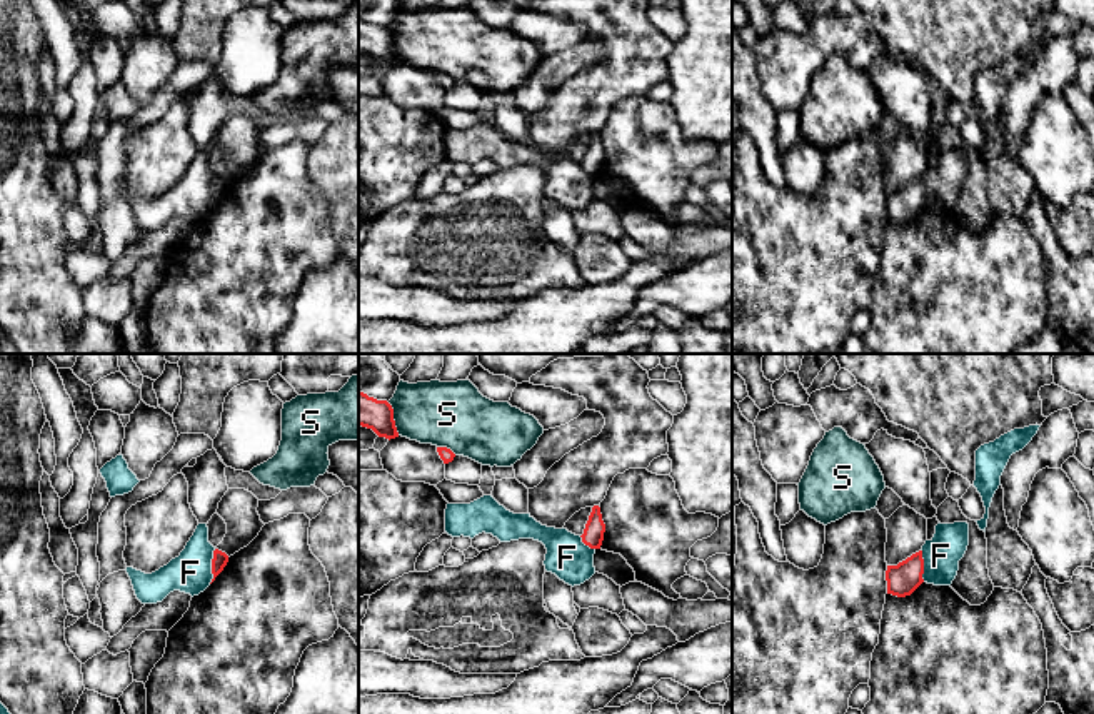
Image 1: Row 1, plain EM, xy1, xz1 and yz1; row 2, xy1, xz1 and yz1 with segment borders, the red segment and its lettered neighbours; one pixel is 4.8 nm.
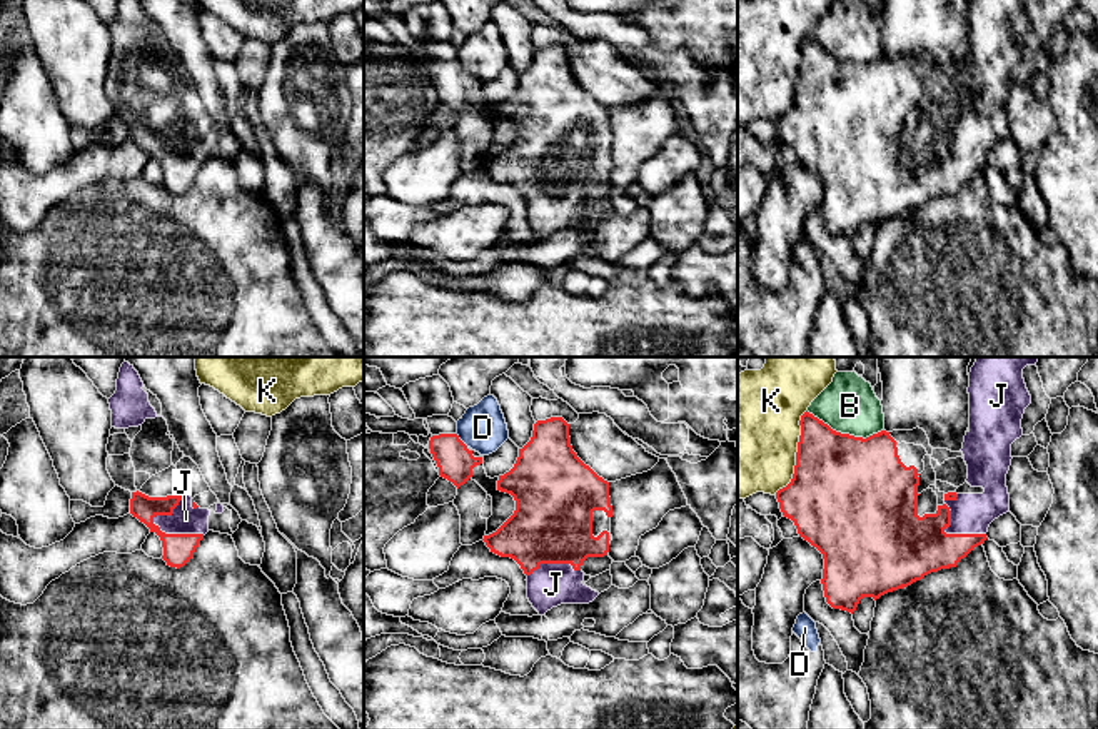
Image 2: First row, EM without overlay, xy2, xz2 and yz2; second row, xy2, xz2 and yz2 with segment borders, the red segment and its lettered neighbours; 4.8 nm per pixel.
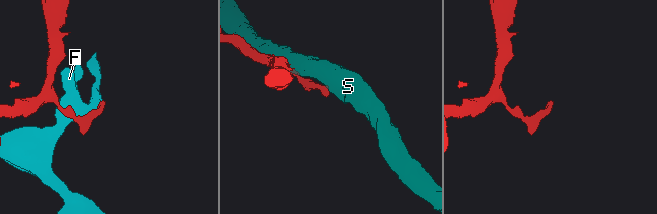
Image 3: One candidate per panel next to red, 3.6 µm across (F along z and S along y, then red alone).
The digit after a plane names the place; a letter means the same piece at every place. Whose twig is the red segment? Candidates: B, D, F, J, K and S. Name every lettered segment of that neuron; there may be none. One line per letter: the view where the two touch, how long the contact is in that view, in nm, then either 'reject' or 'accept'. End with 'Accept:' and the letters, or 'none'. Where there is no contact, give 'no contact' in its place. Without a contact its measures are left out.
B: yz2 | 380 nm | reject
D: xz2 | 90 nm | reject
F: xy1 | 170 nm | reject
J: xy2 | 260 nm | accept
K: yz2 | 440 nm | reject
S: xz1 | 170 nm | reject
Accept: J

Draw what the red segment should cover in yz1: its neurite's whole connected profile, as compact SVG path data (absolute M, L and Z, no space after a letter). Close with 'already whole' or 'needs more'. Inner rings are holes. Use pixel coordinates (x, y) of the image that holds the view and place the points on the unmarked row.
M922 177L912 180L897 192L887 192L886 207L887 220L906 224L911 222L922 209L924 185Z | already whole

